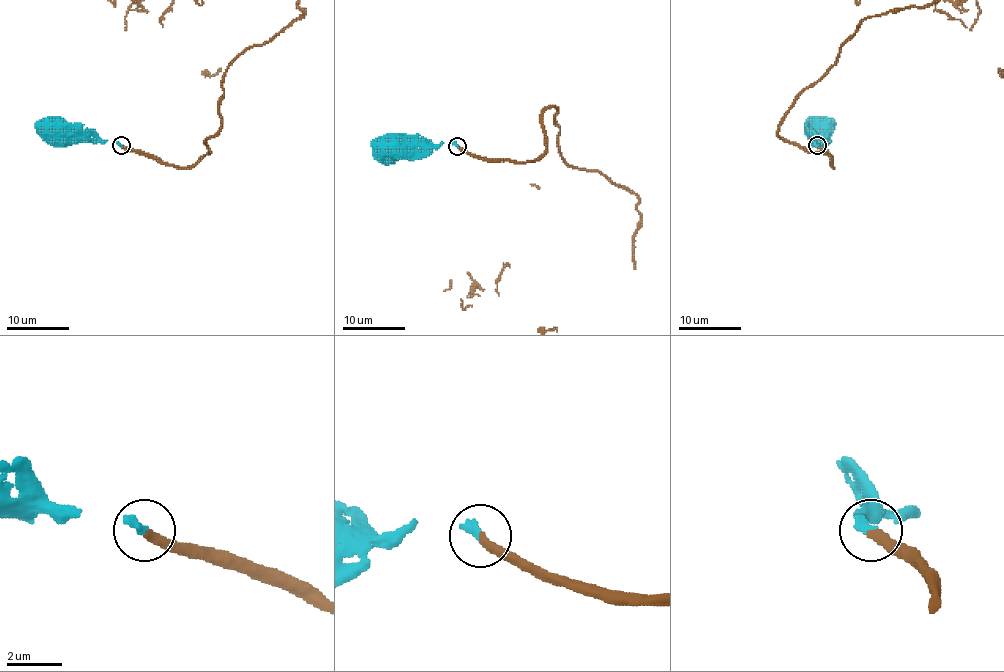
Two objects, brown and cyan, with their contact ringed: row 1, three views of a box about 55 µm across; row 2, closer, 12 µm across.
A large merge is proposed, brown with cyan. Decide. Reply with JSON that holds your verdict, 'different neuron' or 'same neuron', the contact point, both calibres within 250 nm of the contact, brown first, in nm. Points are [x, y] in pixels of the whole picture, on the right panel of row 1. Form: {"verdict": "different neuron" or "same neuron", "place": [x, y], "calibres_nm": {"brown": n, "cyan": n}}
{"verdict": "same neuron", "place": [817, 145], "calibres_nm": {"brown": 340, "cyan": 320}}

